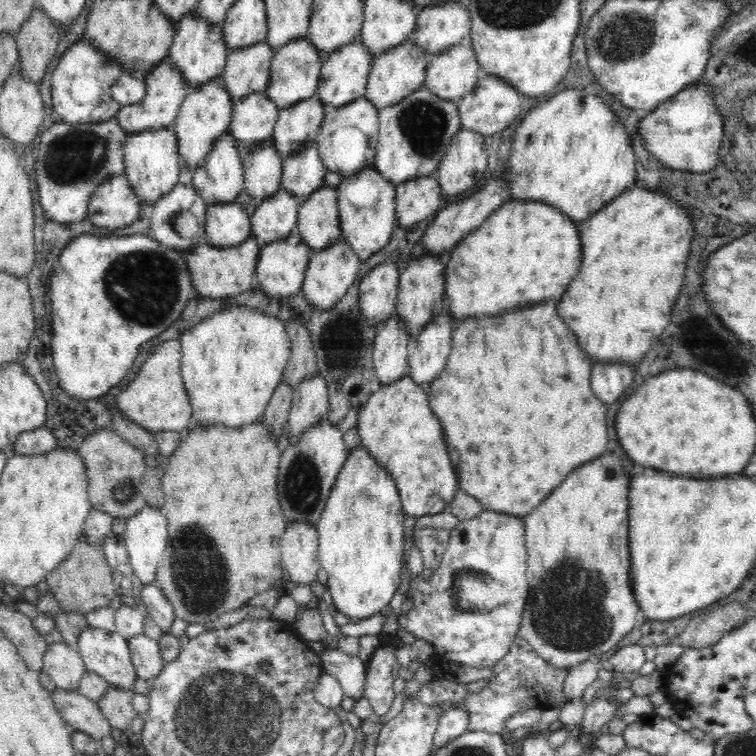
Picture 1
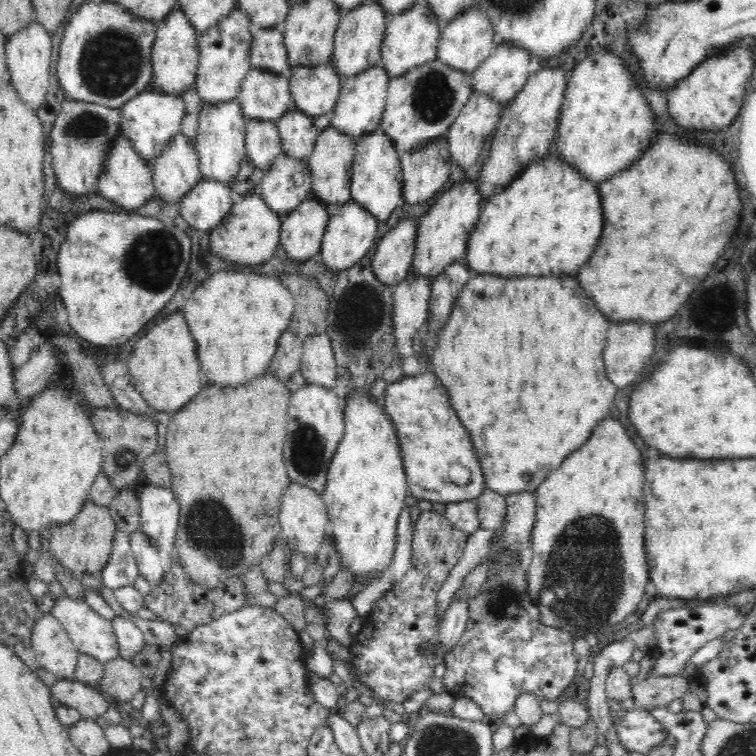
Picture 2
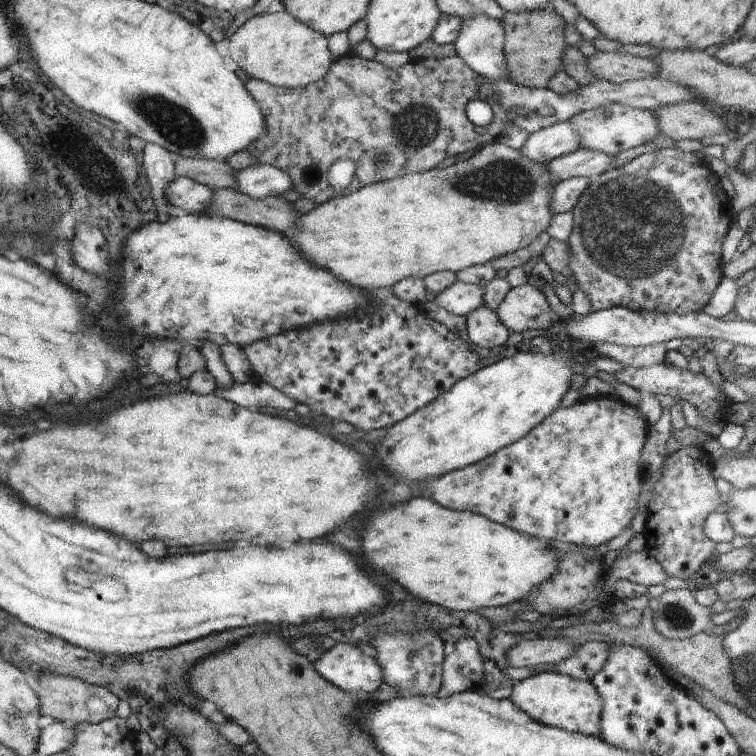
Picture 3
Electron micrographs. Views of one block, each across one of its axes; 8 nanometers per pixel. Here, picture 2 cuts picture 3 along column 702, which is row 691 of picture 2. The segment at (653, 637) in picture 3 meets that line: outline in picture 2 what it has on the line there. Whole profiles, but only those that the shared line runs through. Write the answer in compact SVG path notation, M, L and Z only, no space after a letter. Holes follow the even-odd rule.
M648 675L633 687L632 699L637 708L652 710L668 707L672 701L682 699L689 692L694 680L682 676Z

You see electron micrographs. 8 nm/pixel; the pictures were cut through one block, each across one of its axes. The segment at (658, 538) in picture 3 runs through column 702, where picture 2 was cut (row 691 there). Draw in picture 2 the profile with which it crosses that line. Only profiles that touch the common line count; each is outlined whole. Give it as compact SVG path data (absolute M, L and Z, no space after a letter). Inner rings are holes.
M500 553L491 559L491 571L480 592L469 600L469 619L460 640L446 653L444 664L447 671L443 677L446 691L457 698L470 698L484 711L486 719L500 719L505 712L515 708L516 698L522 694L534 694L542 700L559 701L568 686L578 678L577 658L570 633L548 626L540 621L540 609L528 597L527 570L522 567L516 553Z

